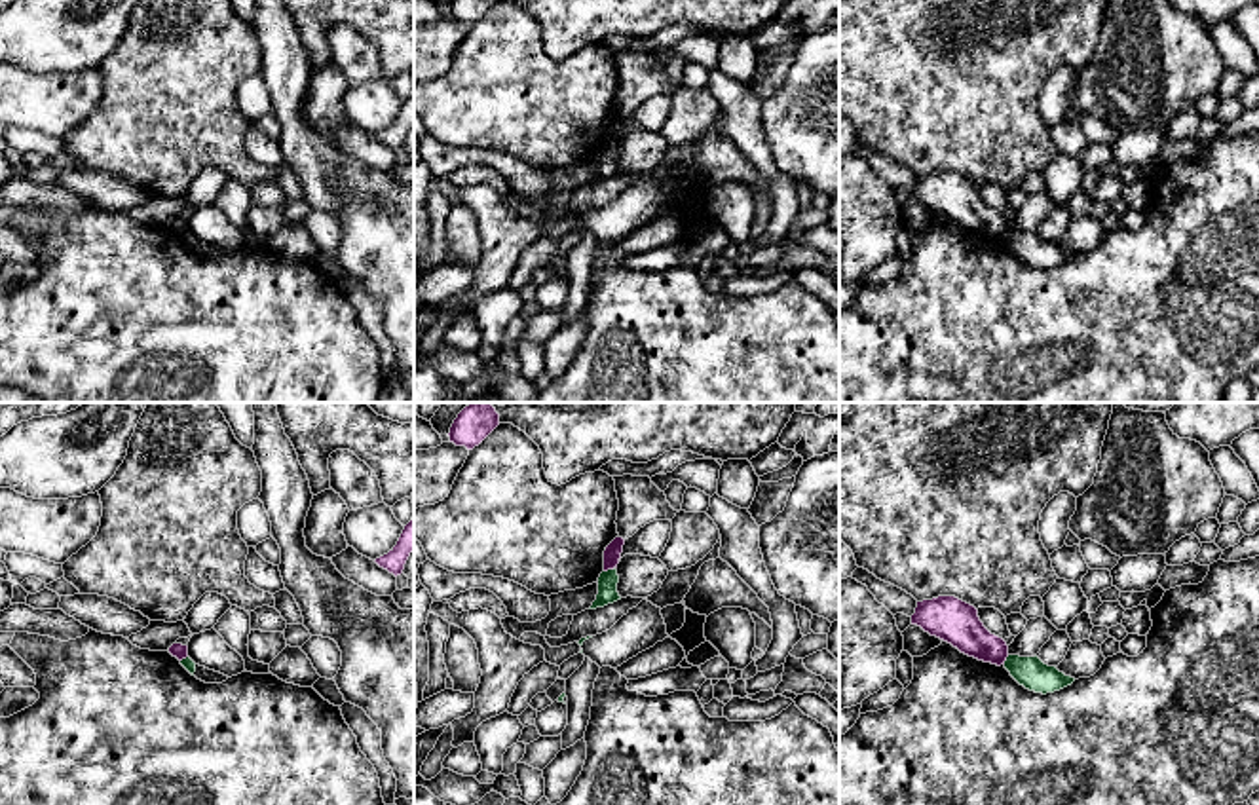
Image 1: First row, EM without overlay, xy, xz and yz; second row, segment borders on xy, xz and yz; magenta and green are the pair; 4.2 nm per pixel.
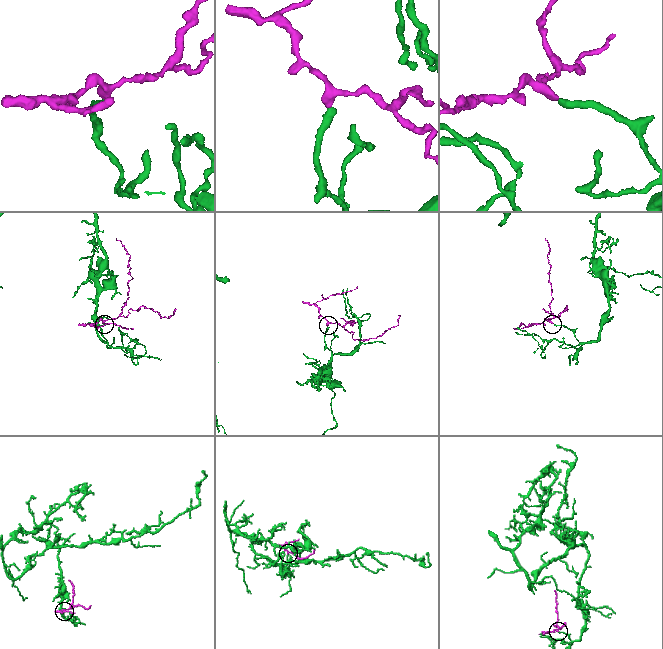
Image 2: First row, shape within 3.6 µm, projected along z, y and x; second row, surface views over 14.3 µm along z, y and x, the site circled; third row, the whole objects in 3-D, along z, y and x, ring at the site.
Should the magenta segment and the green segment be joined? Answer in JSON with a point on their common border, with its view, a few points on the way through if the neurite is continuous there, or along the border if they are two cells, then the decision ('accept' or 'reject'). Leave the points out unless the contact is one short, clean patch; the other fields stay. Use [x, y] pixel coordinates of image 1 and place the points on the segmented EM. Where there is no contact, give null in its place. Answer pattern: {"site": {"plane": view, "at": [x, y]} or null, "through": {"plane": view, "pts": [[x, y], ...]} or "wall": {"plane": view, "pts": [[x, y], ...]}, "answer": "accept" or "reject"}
{"site": {"plane": "xz", "at": [608, 568]}, "wall": {"plane": "xz", "pts": [[614, 566], [604, 572]]}, "answer": "reject"}

